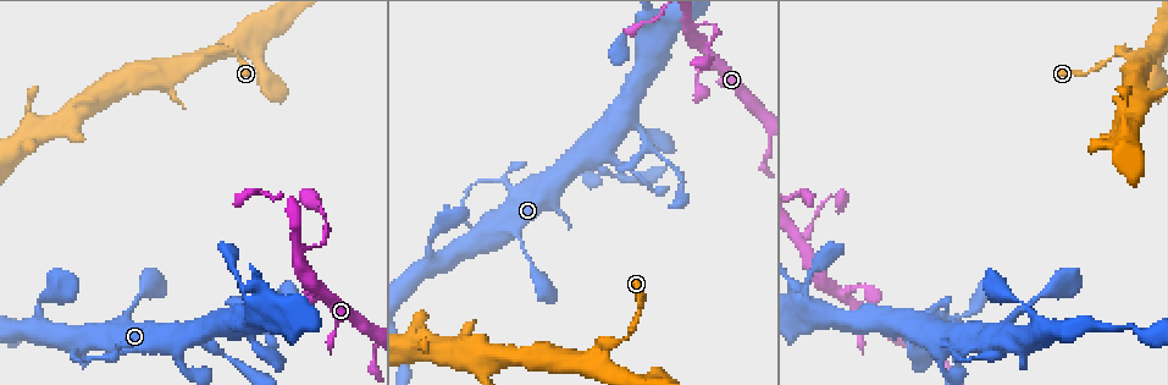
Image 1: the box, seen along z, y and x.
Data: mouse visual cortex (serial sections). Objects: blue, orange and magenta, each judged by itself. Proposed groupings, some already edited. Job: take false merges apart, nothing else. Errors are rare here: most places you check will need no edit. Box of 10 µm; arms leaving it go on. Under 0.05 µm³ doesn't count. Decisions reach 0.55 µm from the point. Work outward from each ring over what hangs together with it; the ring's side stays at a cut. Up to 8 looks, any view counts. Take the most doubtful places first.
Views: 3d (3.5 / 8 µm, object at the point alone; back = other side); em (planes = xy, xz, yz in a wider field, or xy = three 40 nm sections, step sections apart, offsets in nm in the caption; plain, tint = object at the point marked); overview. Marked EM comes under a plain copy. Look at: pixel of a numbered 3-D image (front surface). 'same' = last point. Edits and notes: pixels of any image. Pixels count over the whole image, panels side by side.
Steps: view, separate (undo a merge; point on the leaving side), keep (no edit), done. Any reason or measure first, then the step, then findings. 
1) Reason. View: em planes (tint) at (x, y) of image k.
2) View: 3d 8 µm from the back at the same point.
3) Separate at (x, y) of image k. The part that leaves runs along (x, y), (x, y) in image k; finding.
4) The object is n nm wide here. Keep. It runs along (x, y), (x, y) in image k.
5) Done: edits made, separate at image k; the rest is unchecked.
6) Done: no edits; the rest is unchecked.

Sharp bend. View: 3d 8 µm at (698, 77) of image 1.

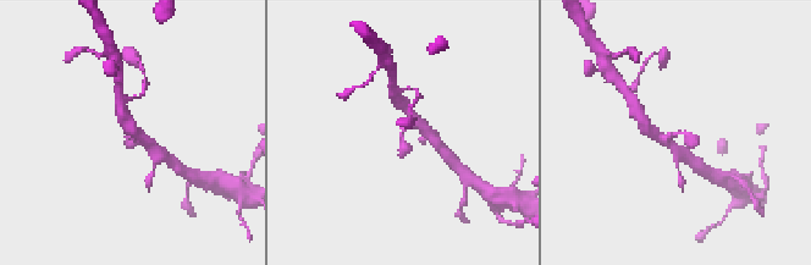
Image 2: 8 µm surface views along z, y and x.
Now the EM. View: em xy step 1 (tint) at the same point.

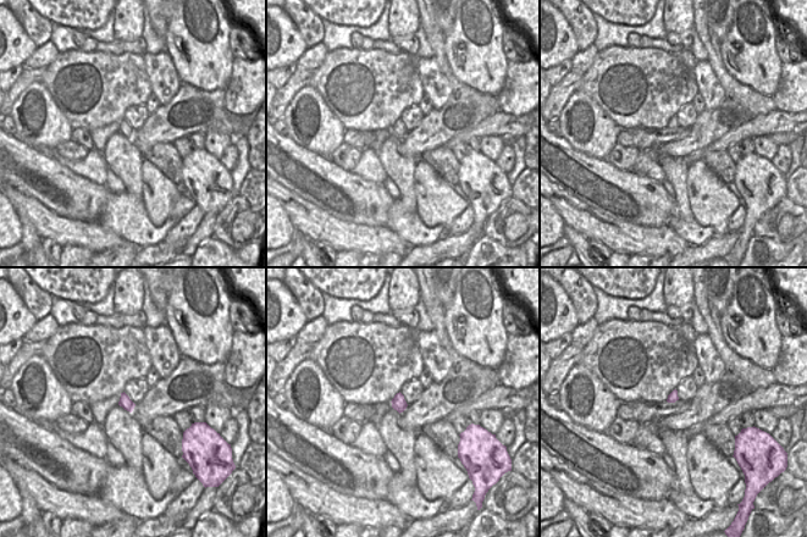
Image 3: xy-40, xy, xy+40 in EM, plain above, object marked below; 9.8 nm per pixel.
Keep. One cell here.

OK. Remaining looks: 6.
View: 3d 3.5 µm at (659, 158) of image 1.

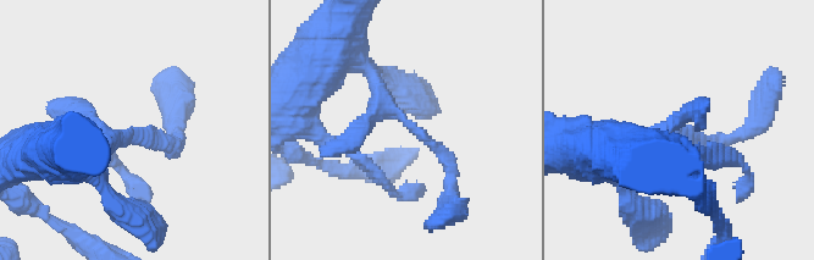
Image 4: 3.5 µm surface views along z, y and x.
Now the EM. View: em xy step 1 (tint) at (406, 124) of image 4.

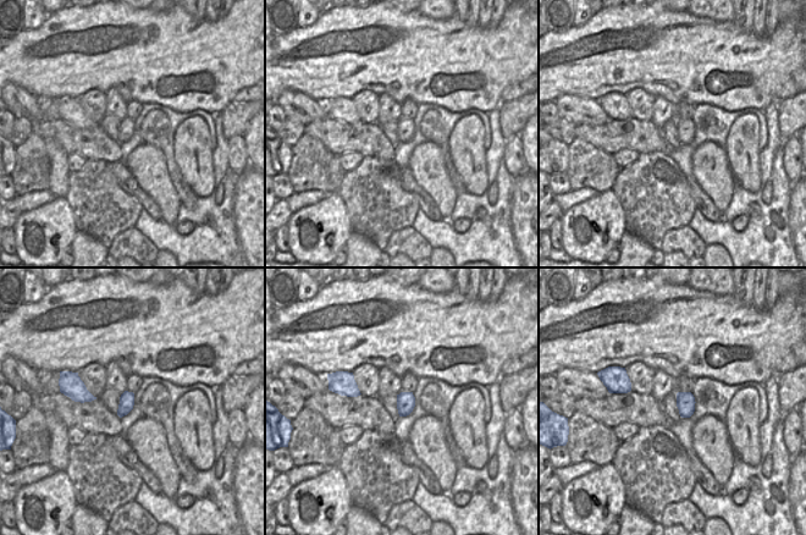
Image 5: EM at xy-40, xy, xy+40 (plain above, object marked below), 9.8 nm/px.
Keep. It runs along (364, 65), (382, 103), (449, 162), (449, 183) in image 4; all the same cell.

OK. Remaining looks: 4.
Abrupt turn. View: 3d 3.5 µm at (316, 196) of image 1.

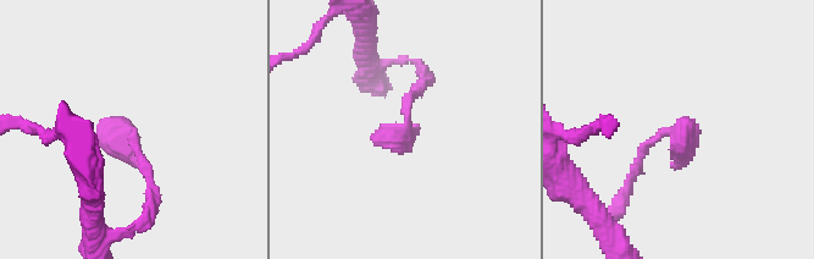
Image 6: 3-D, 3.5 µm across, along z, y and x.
View: em xy step 2 (tint) at (403, 127) of image 6.

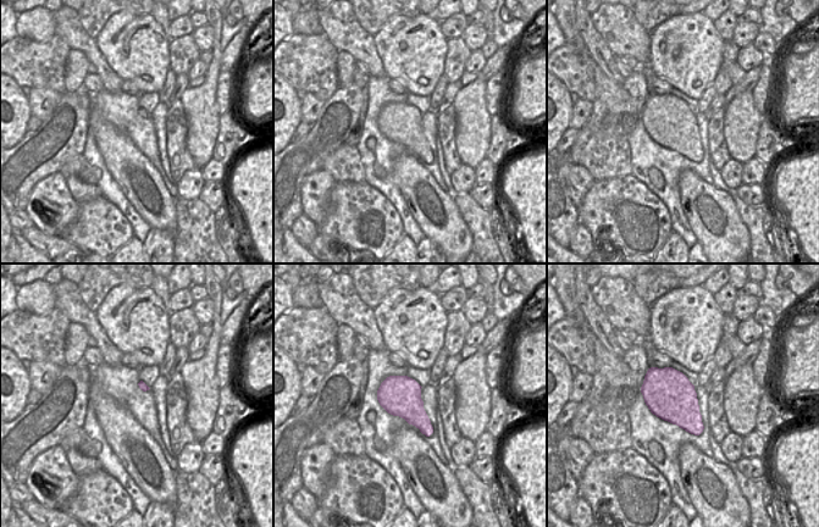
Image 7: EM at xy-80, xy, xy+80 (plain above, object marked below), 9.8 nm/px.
Another direction. View: em xy step 3 (tint) at the same point.

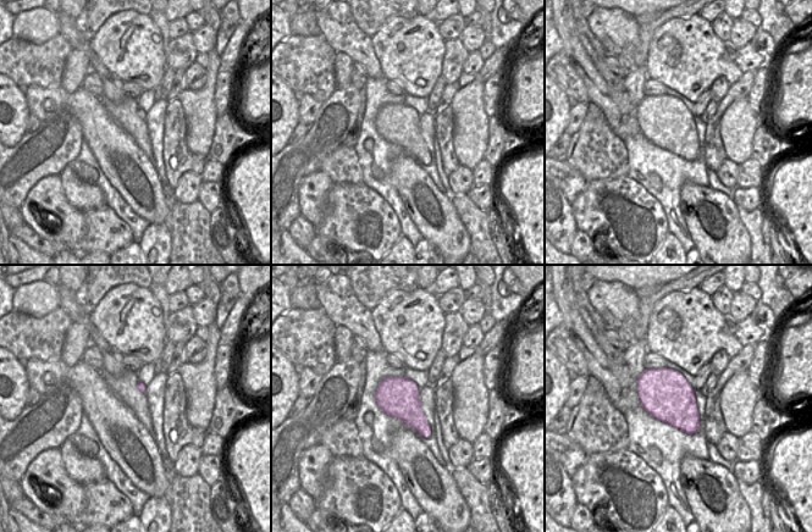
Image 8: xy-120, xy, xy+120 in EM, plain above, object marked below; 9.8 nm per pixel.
Keep. It runs along (425, 82), (405, 110), (402, 134), (416, 126) in image 6; continuous, no second cell.

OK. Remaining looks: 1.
Done: no edits; the rest is unchecked.

